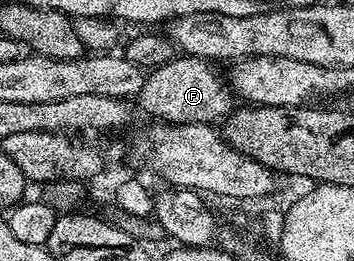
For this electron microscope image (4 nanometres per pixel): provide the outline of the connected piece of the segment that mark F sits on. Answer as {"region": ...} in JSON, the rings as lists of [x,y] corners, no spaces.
{"region":[[[177,55],[164,65],[158,65],[147,73],[138,97],[138,104],[157,121],[169,124],[210,124],[223,121],[233,111],[234,93],[215,72],[213,65],[197,56]]]}

